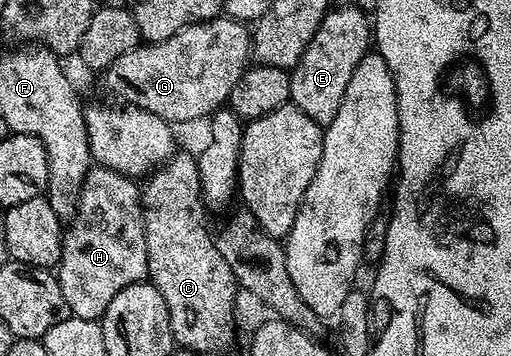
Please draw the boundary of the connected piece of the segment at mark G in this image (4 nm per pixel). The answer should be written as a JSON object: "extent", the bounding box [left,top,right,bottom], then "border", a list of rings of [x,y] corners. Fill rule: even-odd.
{"extent":[102,16,252,124],"border":[[[221,16],[218,18],[212,18],[208,22],[195,22],[190,24],[186,28],[182,28],[178,32],[174,32],[174,36],[170,36],[166,40],[161,42],[149,42],[147,44],[141,44],[136,47],[135,50],[126,52],[122,56],[118,56],[118,60],[114,60],[109,64],[108,69],[103,71],[102,78],[104,78],[104,86],[112,94],[117,94],[121,103],[129,106],[137,106],[143,110],[149,110],[154,112],[154,116],[162,116],[162,120],[171,122],[173,124],[179,124],[179,122],[196,122],[199,118],[207,119],[209,116],[216,113],[227,103],[231,90],[234,89],[234,84],[238,84],[238,80],[242,76],[242,72],[247,70],[250,65],[250,59],[252,58],[252,36],[249,27],[245,23],[237,22],[234,18],[227,16]]]}

